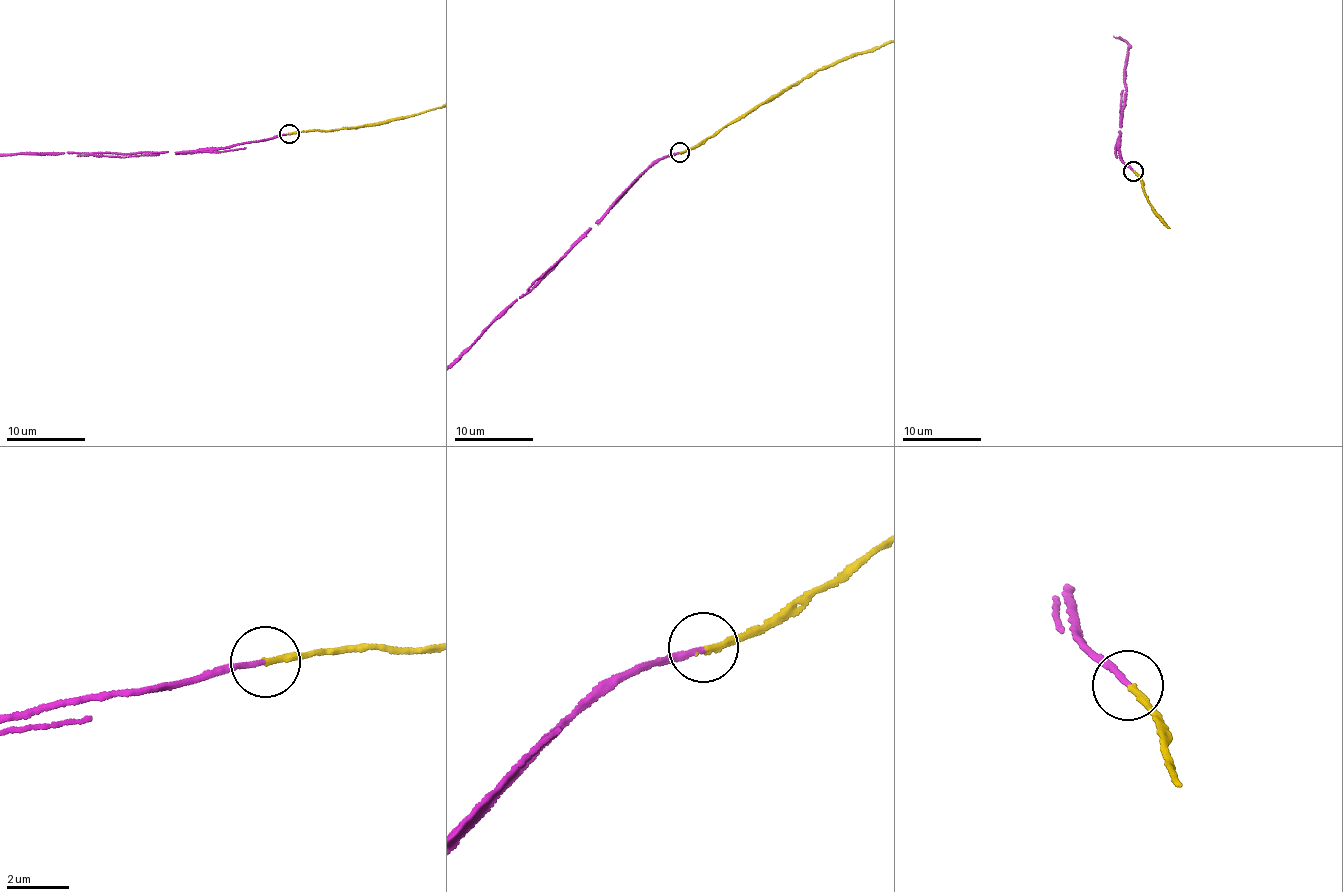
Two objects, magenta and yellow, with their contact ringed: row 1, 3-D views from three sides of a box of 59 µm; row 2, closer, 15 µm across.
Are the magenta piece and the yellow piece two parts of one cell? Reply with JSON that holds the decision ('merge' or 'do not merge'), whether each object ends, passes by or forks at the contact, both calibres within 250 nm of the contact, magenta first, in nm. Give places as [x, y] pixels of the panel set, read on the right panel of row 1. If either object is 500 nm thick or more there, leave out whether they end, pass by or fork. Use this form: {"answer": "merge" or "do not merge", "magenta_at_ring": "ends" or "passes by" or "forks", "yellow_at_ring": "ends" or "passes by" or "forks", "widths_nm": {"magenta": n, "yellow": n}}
{"answer": "merge", "magenta_at_ring": "ends", "yellow_at_ring": "ends", "widths_nm": {"magenta": 180, "yellow": 180}}

